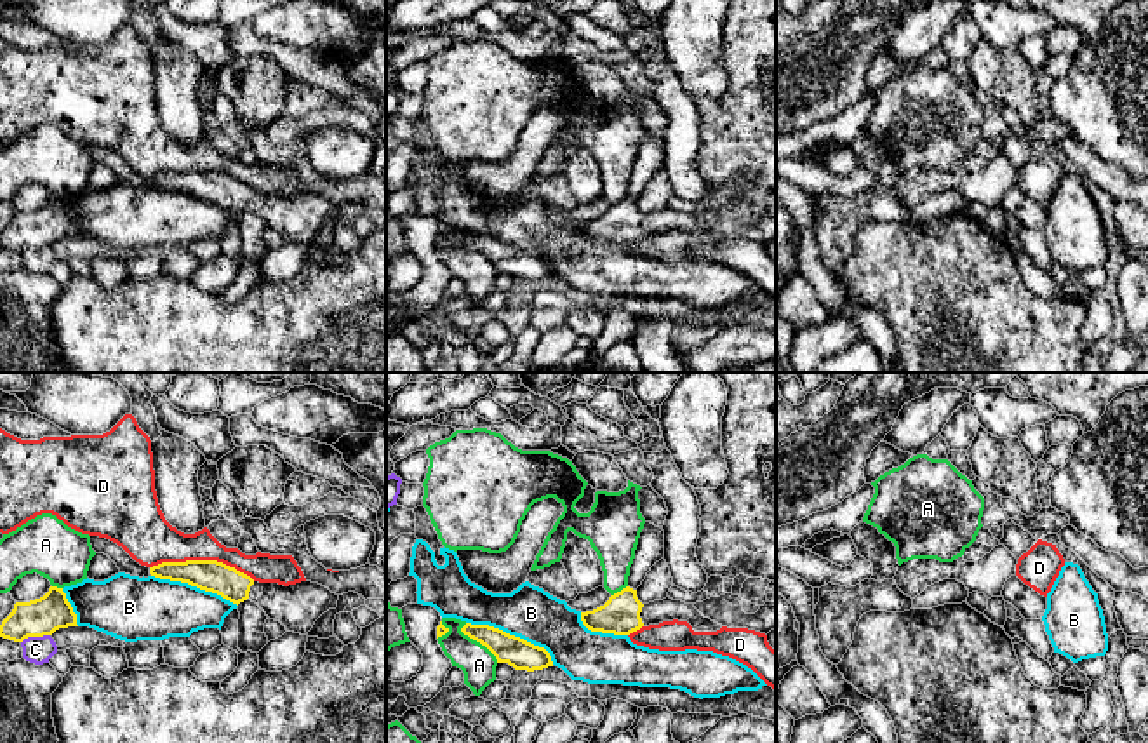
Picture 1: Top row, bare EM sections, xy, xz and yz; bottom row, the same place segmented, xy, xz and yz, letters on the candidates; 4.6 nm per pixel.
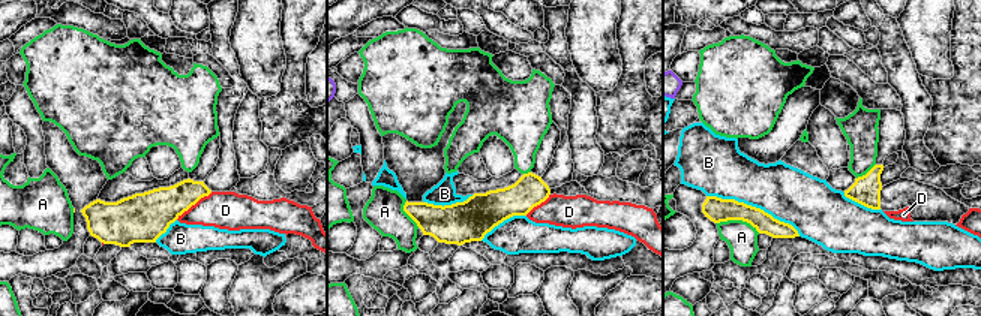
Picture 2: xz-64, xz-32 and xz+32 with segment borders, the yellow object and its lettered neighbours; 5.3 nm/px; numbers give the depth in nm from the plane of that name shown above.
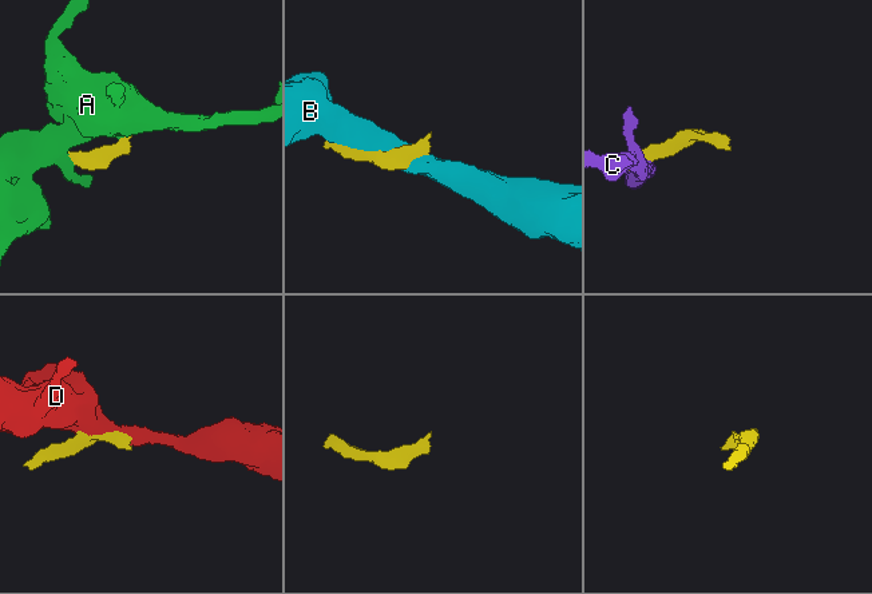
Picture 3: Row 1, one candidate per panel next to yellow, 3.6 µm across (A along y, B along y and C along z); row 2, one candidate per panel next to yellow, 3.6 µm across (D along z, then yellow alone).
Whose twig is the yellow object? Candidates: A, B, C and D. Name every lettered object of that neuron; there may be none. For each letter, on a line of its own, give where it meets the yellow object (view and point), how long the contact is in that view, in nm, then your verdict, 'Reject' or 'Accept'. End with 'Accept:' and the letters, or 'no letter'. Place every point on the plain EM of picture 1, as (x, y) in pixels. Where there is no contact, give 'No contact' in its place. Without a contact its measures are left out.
A: Touches yellow at xz (477, 251). Shared border 240 nm. Reject
B: Touches yellow at xz (513, 246). Shared border 460 nm. Reject
C: Touches yellow at xy (35, 246). Shared border 140 nm. Reject
D: Touches yellow at xy (202, 171). Shared border 500 nm. Reject
Accept: no letter

